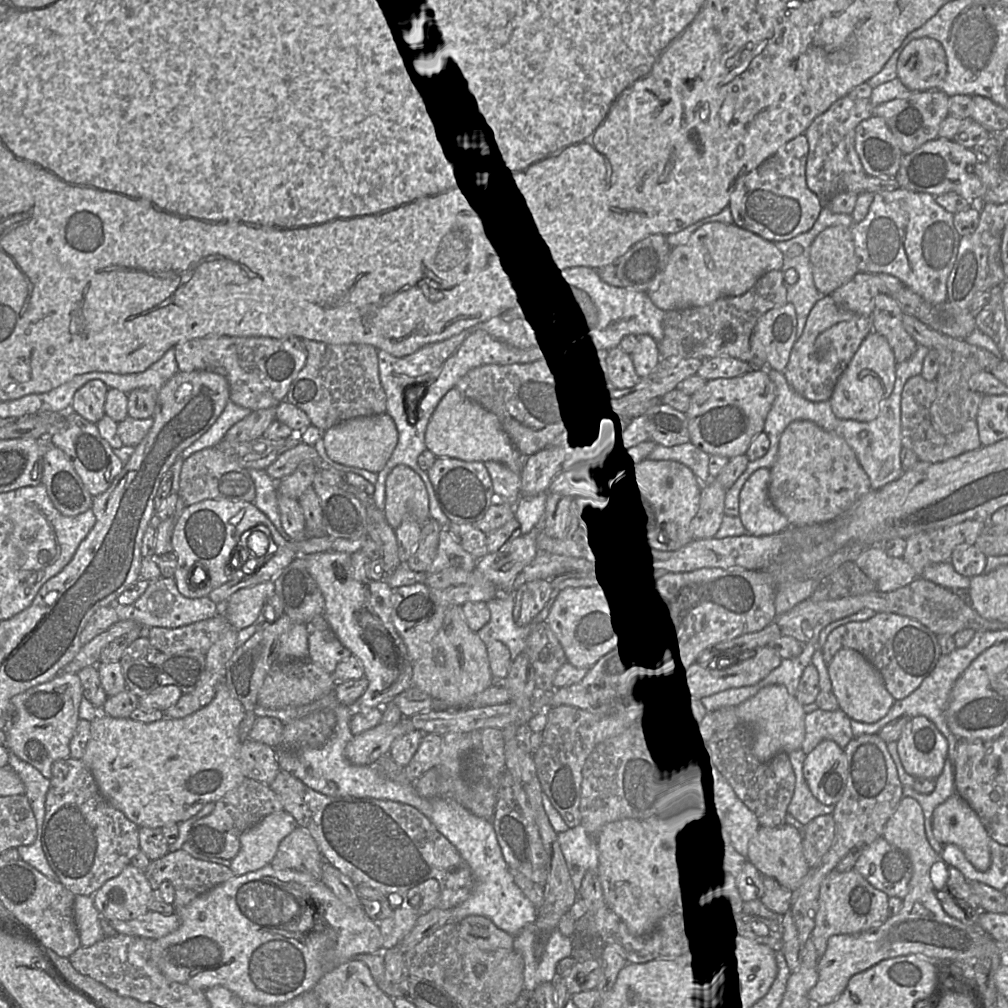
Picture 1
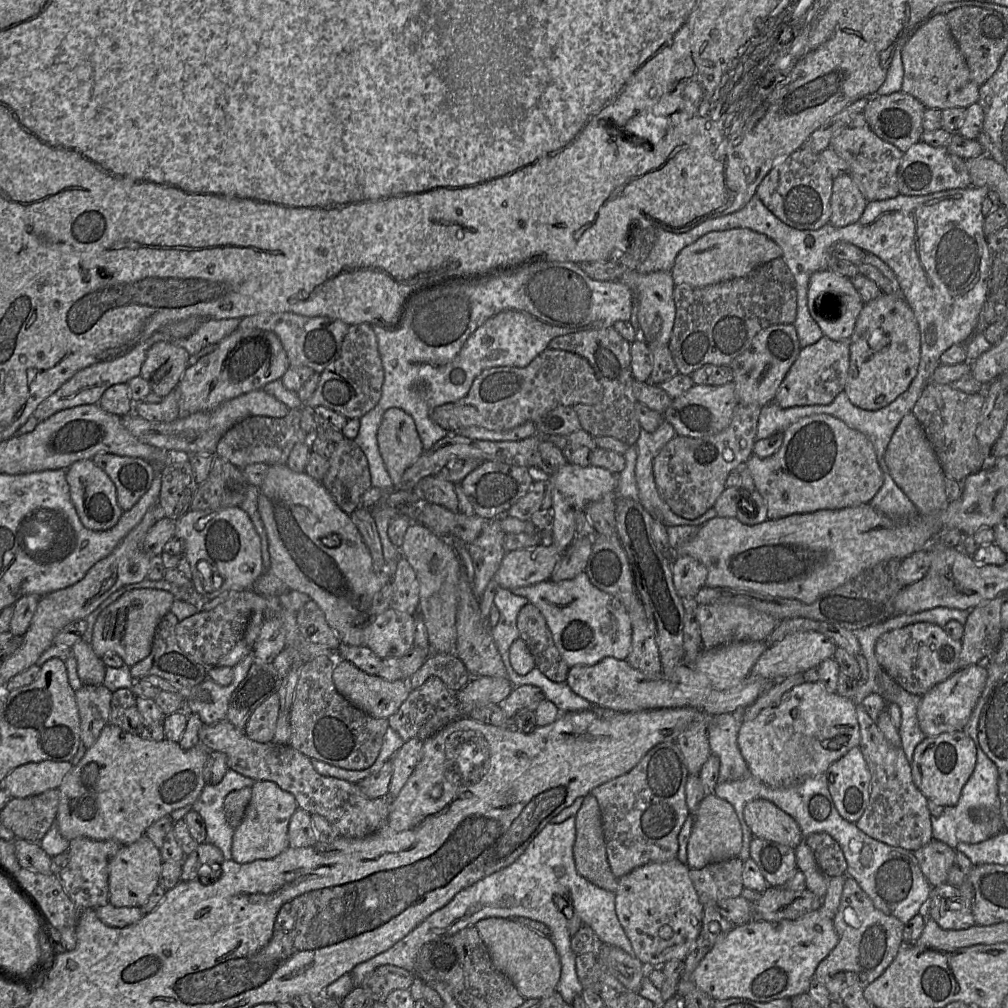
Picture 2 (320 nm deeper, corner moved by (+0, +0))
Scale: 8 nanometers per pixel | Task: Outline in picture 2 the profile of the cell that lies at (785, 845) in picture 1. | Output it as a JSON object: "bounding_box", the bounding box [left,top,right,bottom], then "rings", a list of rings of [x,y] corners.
{"bounding_box":[744,799,802,848],"rings":[[[754,799],[744,807],[744,819],[753,837],[796,848],[802,840],[795,819],[766,799]]]}

